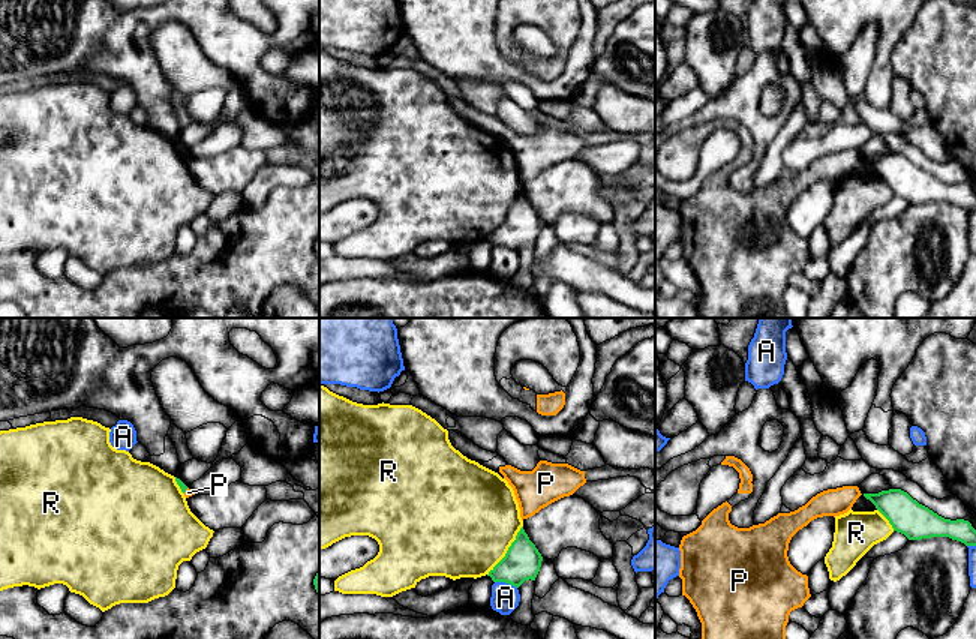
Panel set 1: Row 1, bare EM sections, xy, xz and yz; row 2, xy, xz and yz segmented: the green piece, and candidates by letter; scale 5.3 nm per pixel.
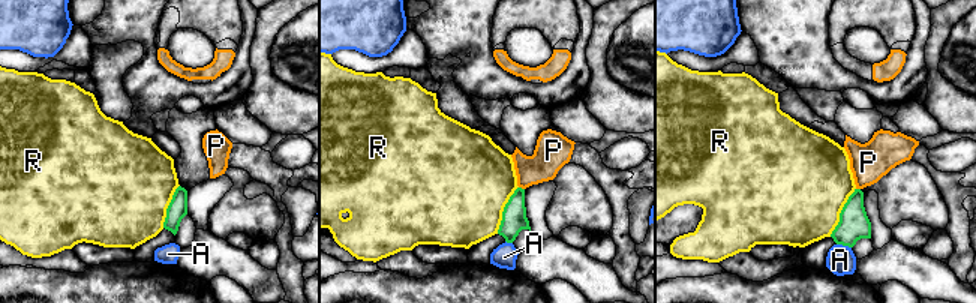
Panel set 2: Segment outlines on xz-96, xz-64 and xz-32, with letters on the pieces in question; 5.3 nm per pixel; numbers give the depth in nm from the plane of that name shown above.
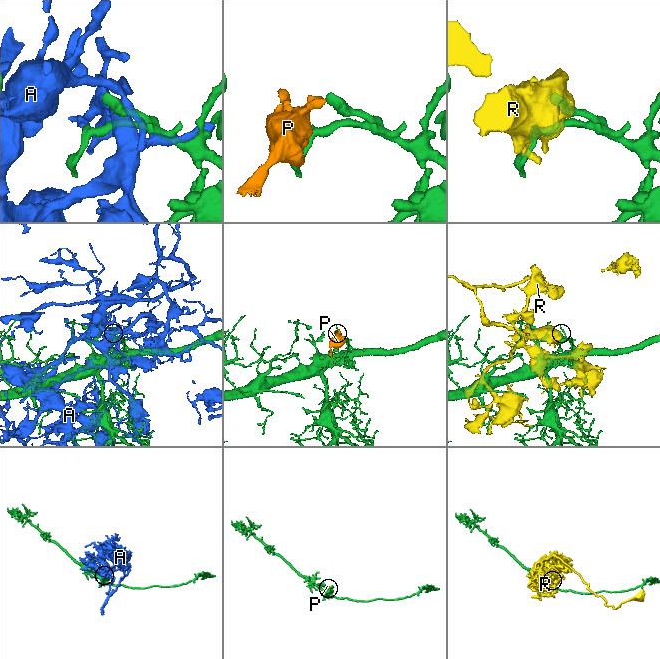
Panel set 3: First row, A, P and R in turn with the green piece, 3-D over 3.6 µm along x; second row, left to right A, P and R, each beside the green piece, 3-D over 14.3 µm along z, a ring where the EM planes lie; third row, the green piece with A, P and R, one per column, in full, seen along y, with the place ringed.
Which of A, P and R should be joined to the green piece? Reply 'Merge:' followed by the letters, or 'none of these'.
Merge: none of these

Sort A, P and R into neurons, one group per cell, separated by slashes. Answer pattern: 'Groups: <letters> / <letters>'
Groups: A / P / R

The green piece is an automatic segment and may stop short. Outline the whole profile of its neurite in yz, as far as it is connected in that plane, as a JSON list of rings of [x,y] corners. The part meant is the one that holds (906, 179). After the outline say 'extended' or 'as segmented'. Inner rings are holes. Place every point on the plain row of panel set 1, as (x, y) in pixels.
[[[901,153],[864,158],[864,160],[889,184],[894,195],[909,204],[949,201],[966,210],[976,210],[976,194],[969,184],[945,183]]]; as segmented

